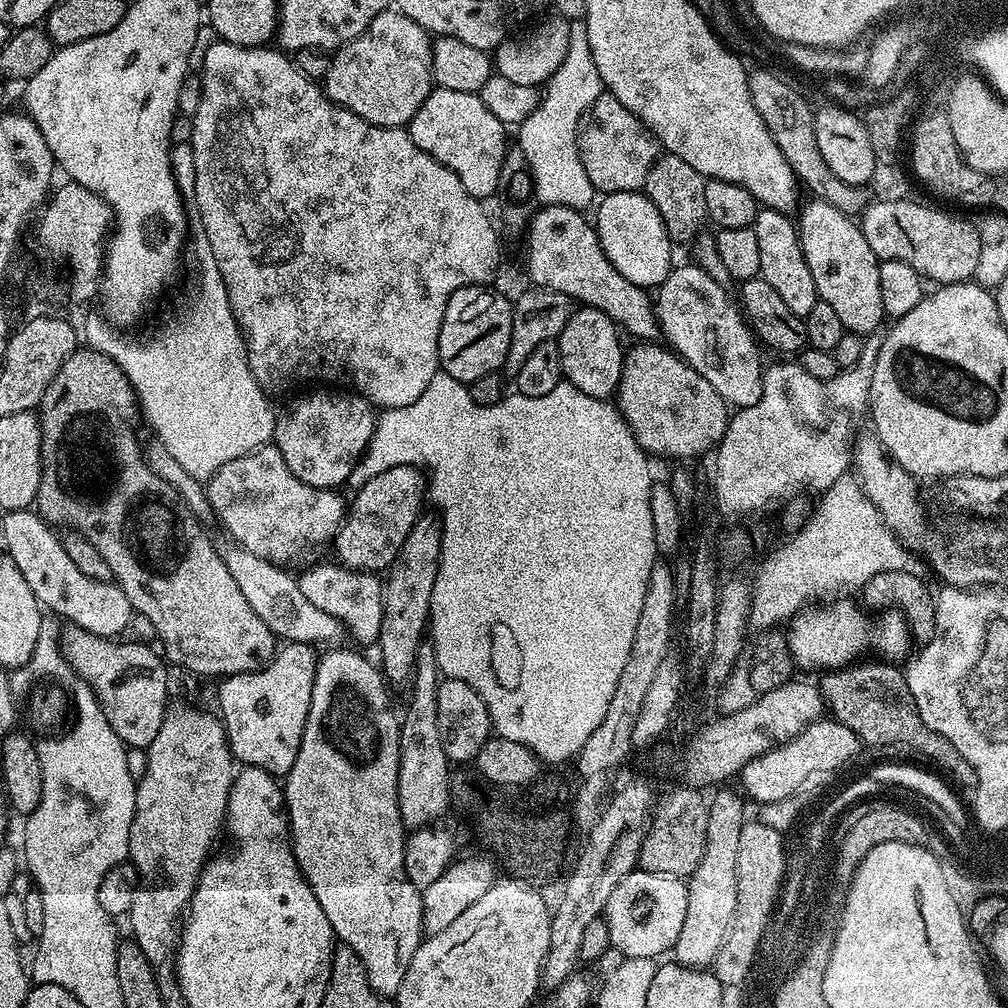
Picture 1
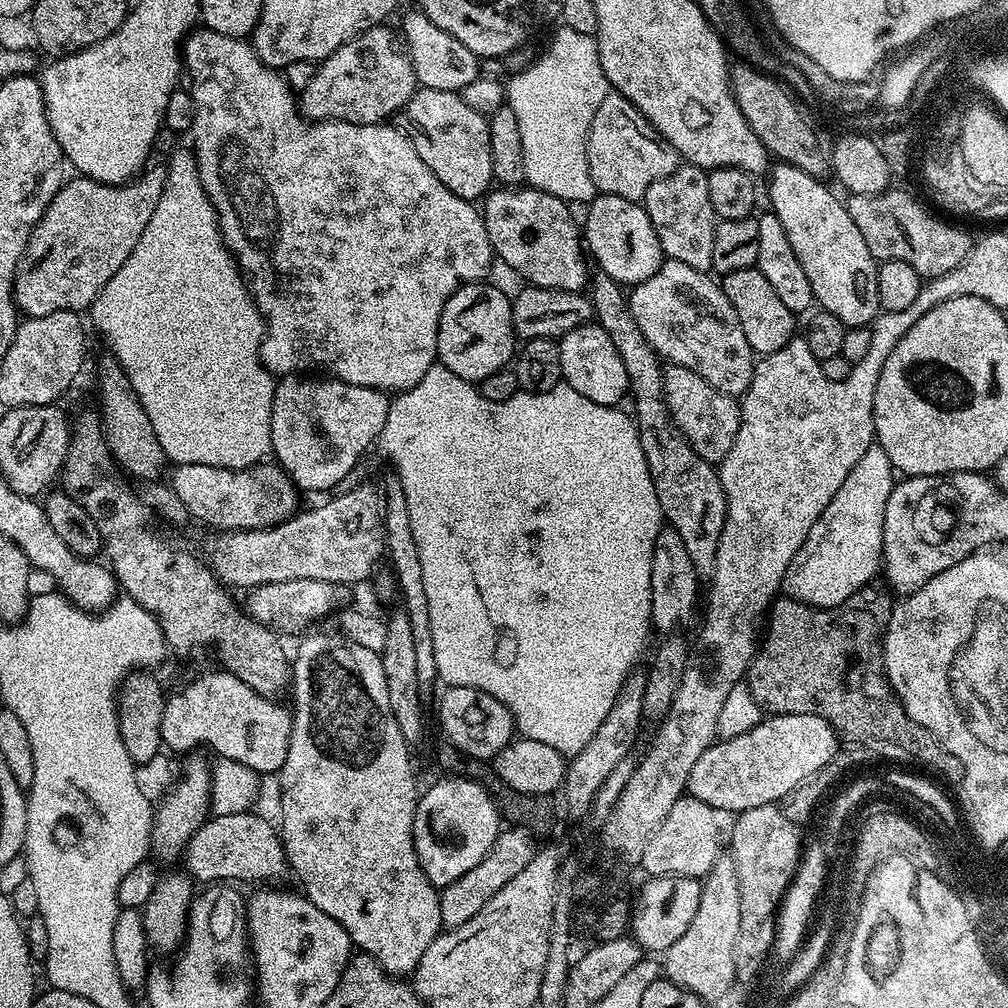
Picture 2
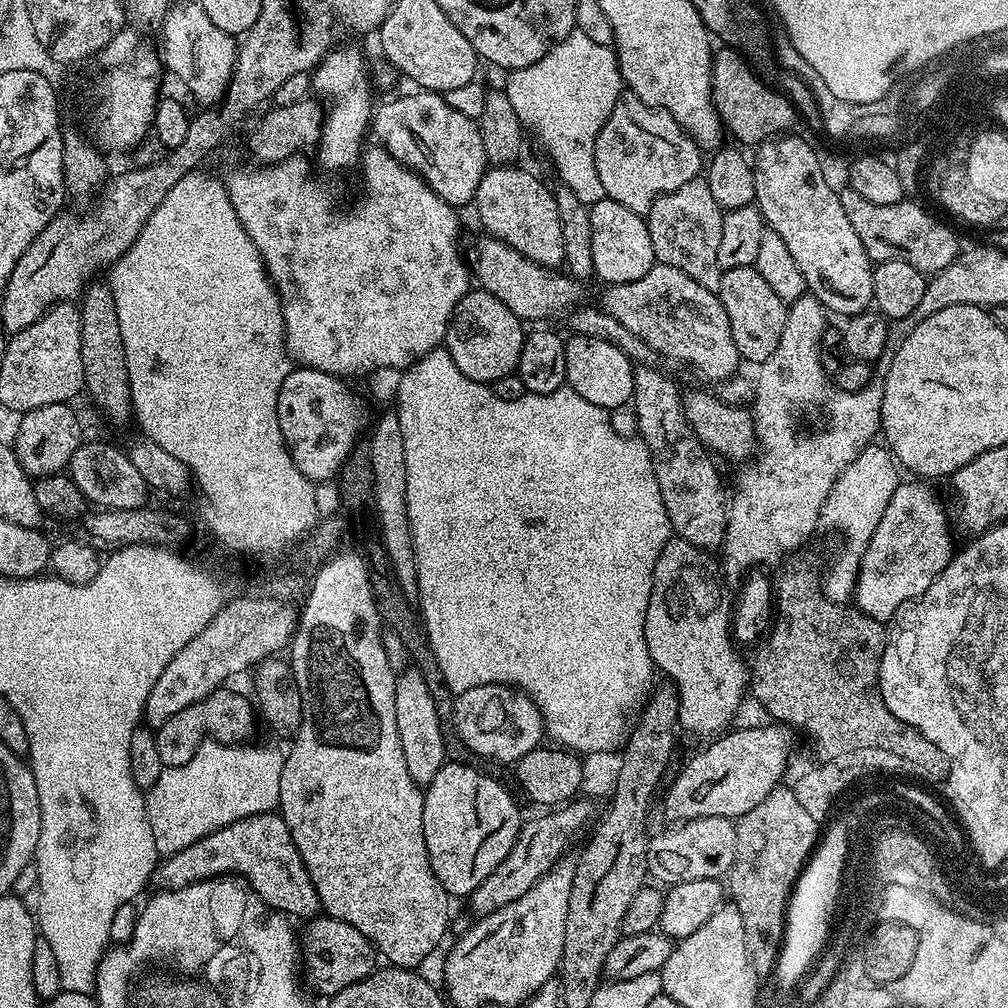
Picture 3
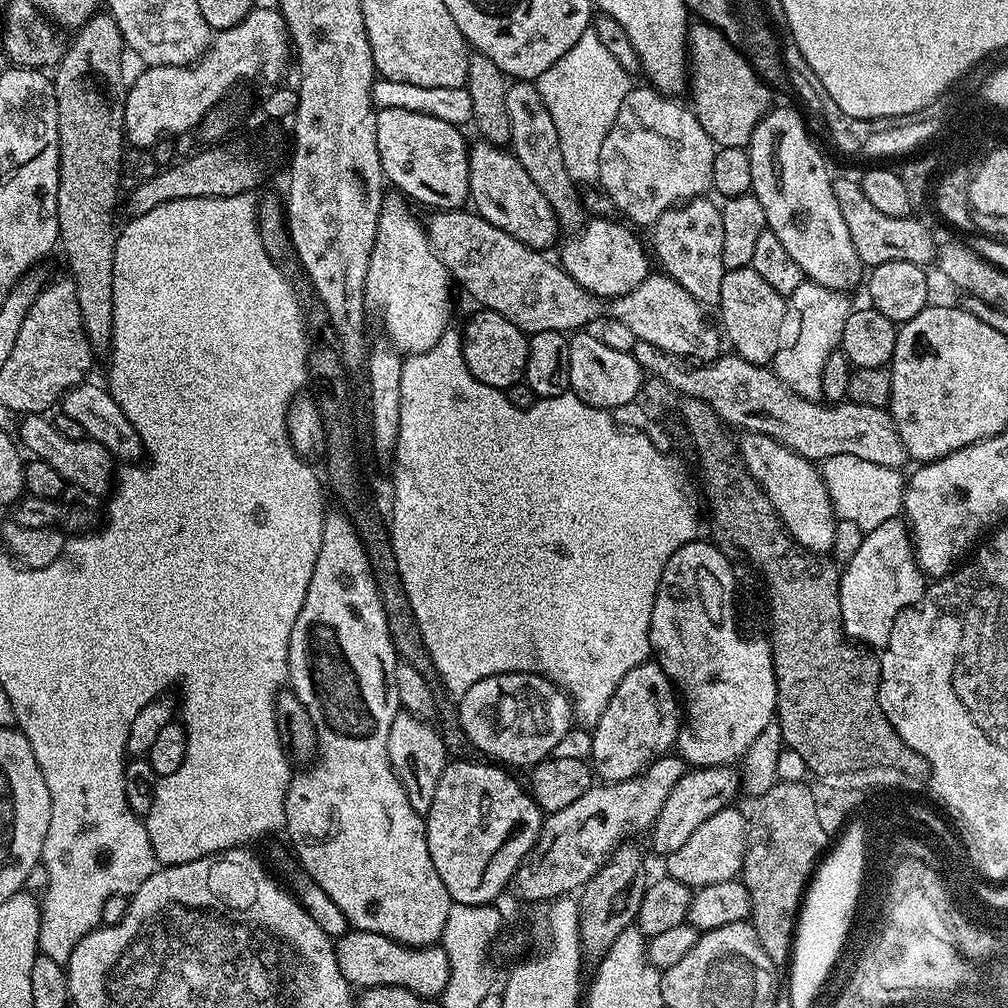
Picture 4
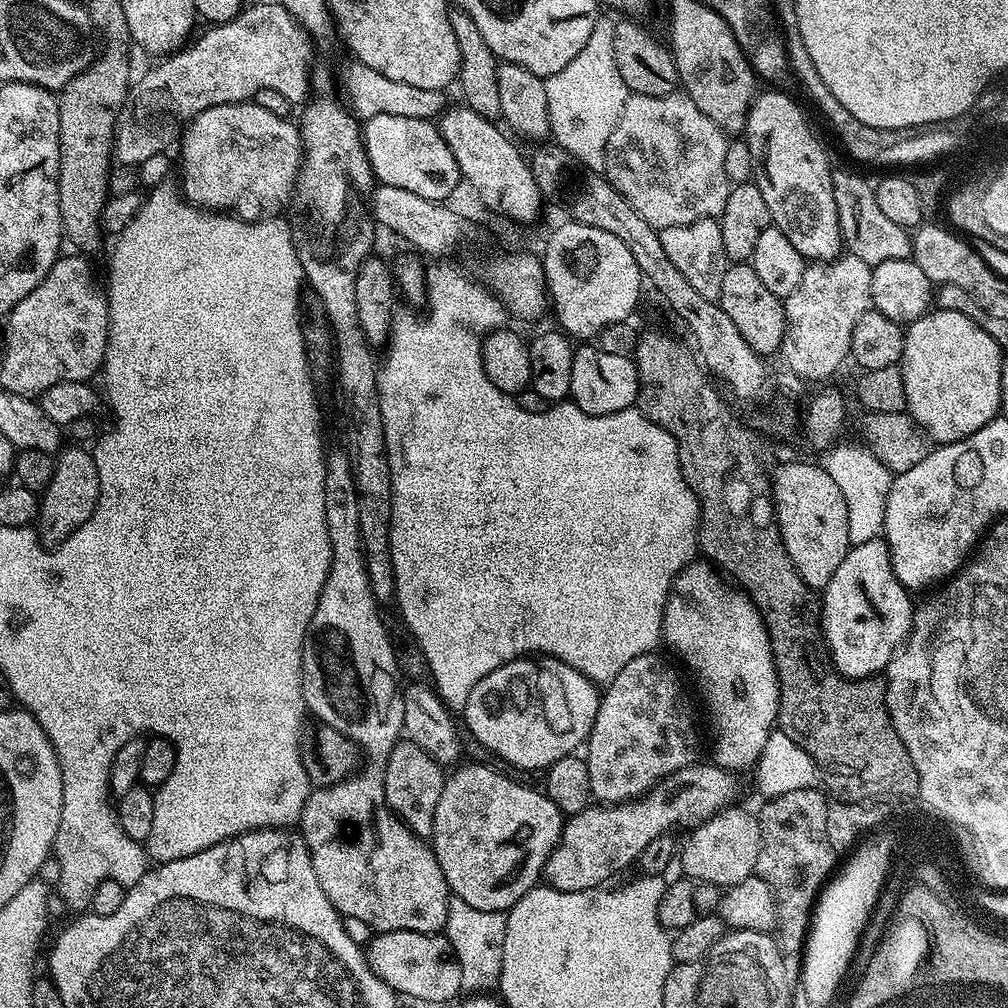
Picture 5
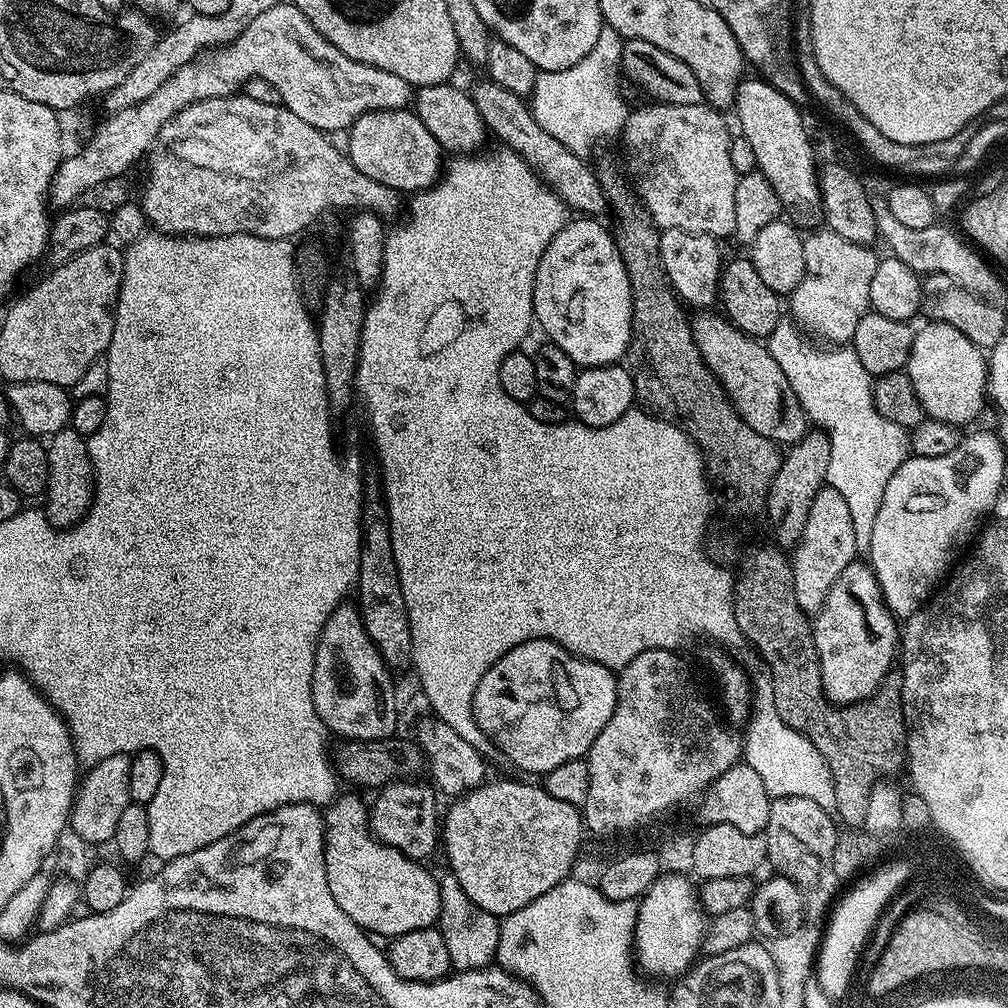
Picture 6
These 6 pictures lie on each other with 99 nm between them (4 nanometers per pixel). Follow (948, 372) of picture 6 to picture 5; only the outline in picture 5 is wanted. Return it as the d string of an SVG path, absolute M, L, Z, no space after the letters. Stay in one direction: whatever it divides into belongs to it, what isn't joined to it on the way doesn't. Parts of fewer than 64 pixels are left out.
M929 310L922 318L907 325L902 358L898 365L902 374L902 386L906 388L906 411L937 445L958 442L982 430L982 426L1001 415L1002 366L1006 360L1005 357L1000 357L1000 352L1002 345L990 338L982 326L958 310Z

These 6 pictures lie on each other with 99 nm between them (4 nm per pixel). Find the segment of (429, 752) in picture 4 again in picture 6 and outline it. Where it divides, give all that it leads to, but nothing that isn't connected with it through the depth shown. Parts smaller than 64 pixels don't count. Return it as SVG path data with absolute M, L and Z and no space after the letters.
M401 778L384 785L375 793L376 801L370 804L370 827L373 836L380 843L406 854L411 860L427 861L427 856L438 848L438 812L436 816L436 796L438 792L431 783L423 784L420 778Z

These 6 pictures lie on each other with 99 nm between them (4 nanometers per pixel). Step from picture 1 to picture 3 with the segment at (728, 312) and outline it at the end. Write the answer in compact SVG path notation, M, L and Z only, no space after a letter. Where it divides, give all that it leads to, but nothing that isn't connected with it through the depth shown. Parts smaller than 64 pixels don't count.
M653 264L642 278L634 282L609 284L603 289L599 307L610 316L618 318L630 334L638 334L661 357L681 360L697 368L708 380L723 382L737 375L742 361L738 346L734 346L734 334L730 334L730 318L722 310L722 302L715 292L698 286L690 274L682 274L674 266Z

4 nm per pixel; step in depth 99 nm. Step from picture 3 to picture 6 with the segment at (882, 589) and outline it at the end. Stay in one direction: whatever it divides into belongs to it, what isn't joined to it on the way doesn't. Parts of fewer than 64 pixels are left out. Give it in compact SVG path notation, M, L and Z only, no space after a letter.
M863 559L853 560L830 586L826 602L815 613L812 637L820 659L824 697L837 706L869 700L893 667L892 659L897 659L898 620L884 604L876 575Z

